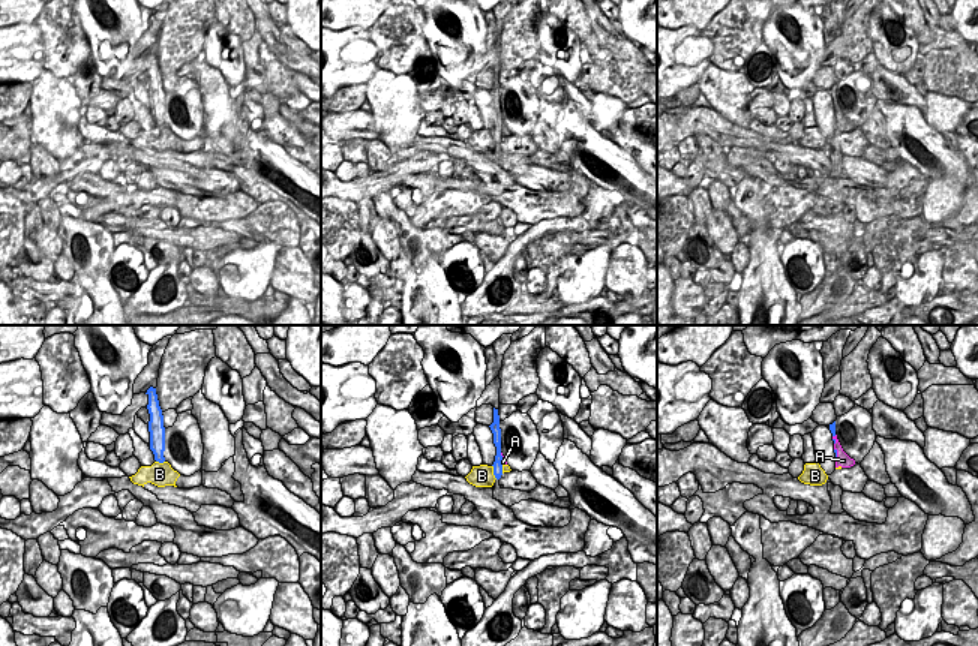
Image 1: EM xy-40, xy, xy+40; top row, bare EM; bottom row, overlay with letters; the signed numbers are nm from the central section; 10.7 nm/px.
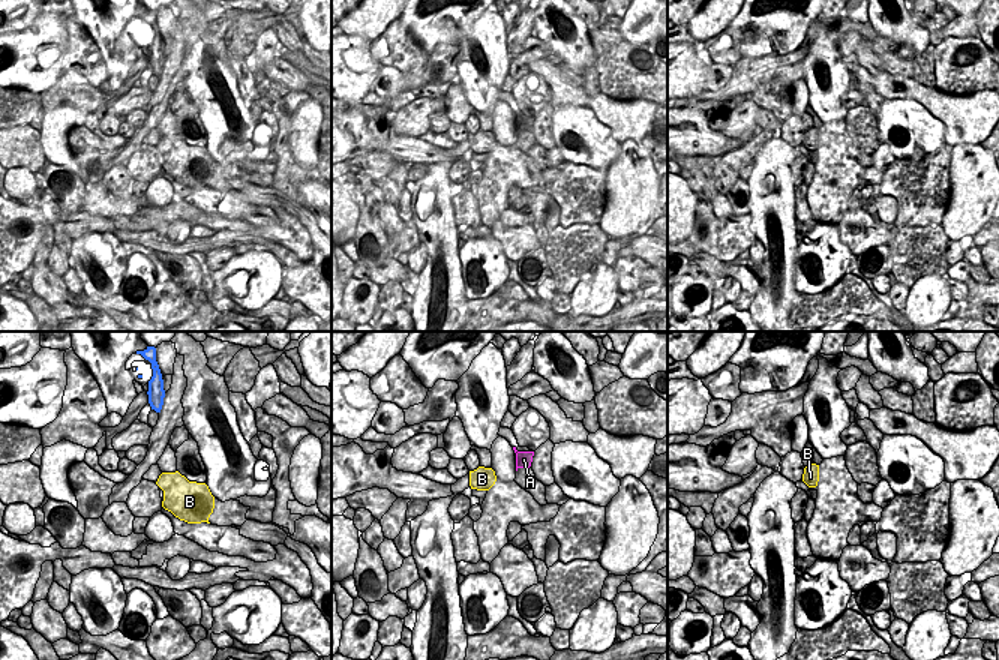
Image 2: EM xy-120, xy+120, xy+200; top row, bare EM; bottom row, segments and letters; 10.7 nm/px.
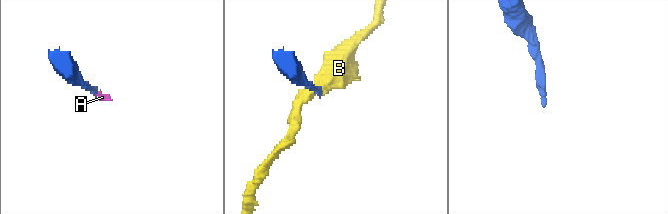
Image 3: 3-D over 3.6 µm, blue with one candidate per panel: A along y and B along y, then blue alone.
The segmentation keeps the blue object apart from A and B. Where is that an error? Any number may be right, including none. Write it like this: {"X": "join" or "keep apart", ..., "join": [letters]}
{"A": "keep apart", "B": "keep apart", "join": []}

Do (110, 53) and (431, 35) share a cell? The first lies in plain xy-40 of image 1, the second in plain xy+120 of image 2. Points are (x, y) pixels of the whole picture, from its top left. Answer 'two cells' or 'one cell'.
two cells

